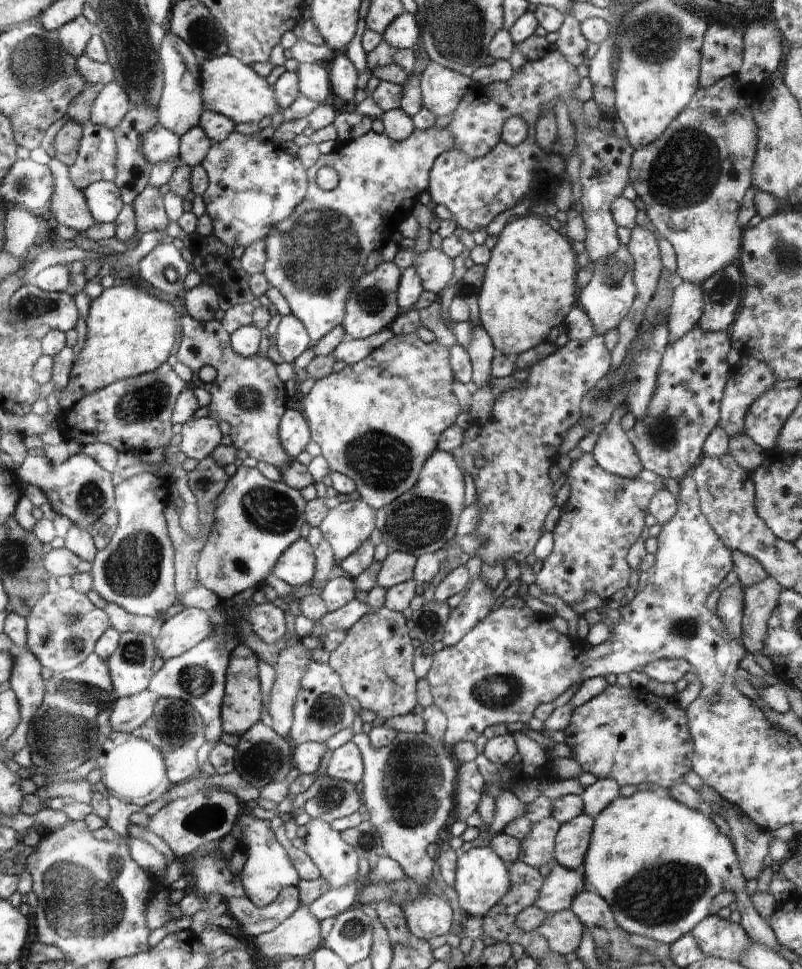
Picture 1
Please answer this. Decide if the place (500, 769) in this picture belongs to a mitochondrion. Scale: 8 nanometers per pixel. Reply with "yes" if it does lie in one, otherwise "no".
no

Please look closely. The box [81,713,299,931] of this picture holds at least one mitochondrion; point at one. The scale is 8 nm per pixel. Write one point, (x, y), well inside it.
(261, 761)

